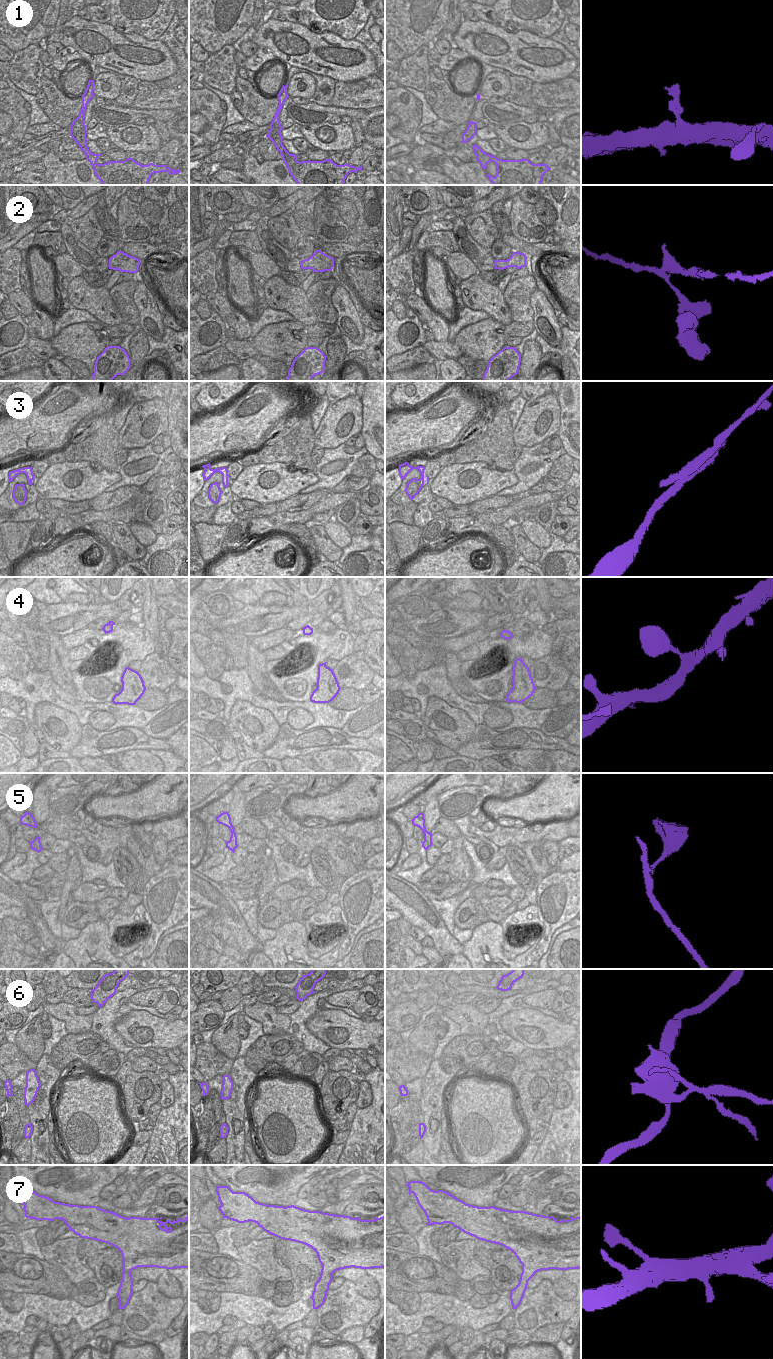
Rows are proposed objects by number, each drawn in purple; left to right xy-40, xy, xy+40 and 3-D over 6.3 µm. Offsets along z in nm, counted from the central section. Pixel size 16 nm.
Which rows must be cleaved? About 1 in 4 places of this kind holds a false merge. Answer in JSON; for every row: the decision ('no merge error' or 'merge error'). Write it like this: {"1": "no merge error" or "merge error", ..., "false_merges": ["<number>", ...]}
{"1": "no merge error", "2": "no merge error", "3": "no merge error", "4": "no merge error", "5": "no merge error", "6": "merge error", "7": "no merge error", "false_merges": ["6"]}

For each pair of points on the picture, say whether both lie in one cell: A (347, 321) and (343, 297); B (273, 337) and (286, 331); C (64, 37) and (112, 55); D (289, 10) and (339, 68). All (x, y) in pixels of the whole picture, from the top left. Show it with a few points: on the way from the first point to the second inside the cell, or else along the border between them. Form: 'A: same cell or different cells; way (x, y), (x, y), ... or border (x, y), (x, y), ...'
A: same cell; way (347, 315), (343, 303)
B: same cell; way (276, 334), (283, 332)
C: same cell; way (76, 44), (97, 44), (100, 47)
D: different cells; border (285, 20), (296, 23)

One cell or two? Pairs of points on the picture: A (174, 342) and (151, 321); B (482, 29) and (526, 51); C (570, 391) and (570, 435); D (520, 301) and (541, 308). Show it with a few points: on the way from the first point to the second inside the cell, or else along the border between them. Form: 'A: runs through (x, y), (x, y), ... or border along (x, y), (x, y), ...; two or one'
A: border along (165, 327), (160, 340), (155, 340), (147, 334); two
B: runs through (493, 34), (497, 38), (503, 38), (515, 48); one
C: runs through (570, 402), (570, 424); one
D: border along (536, 288), (530, 297), (532, 319); two

